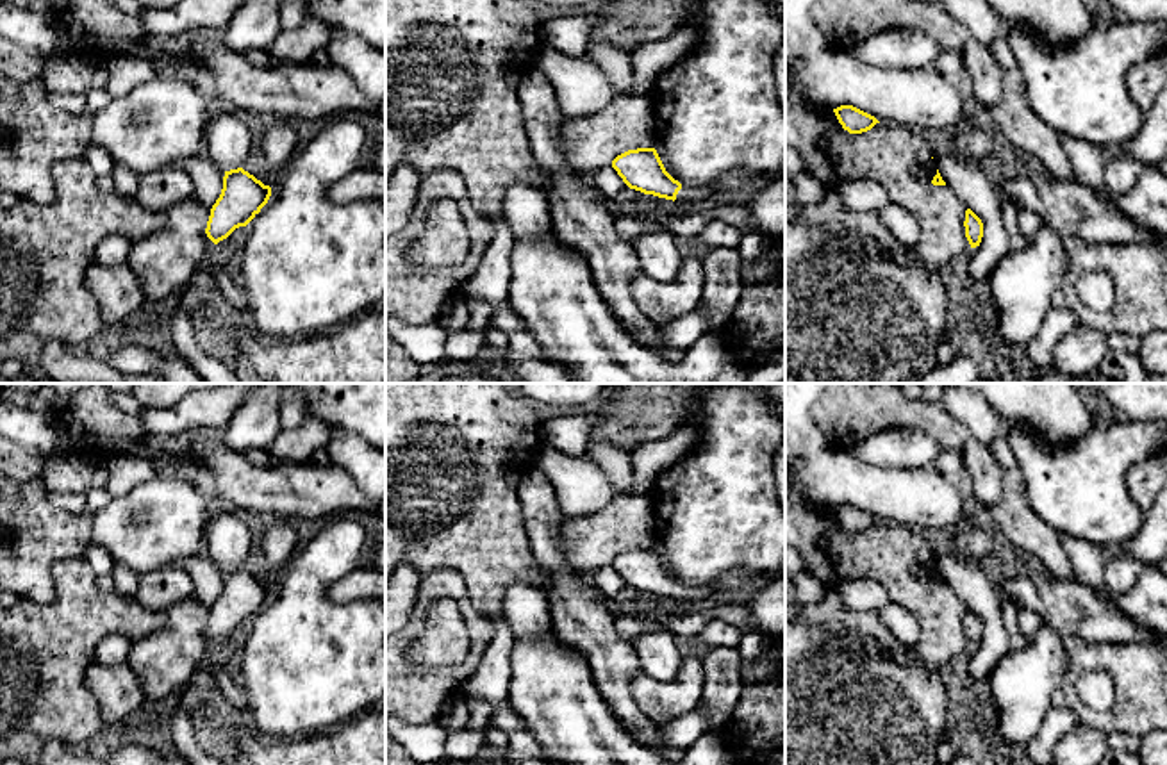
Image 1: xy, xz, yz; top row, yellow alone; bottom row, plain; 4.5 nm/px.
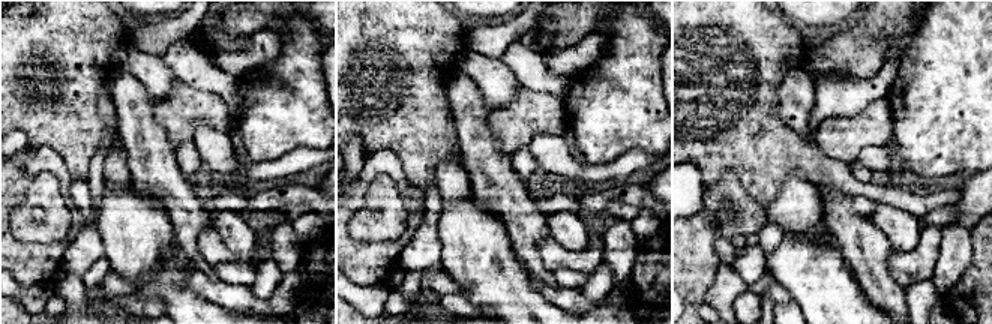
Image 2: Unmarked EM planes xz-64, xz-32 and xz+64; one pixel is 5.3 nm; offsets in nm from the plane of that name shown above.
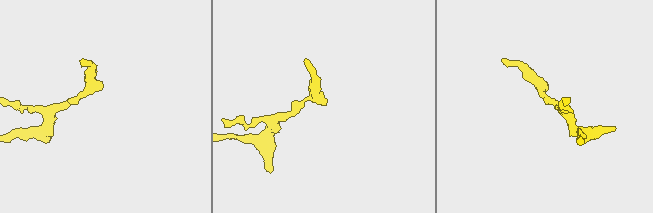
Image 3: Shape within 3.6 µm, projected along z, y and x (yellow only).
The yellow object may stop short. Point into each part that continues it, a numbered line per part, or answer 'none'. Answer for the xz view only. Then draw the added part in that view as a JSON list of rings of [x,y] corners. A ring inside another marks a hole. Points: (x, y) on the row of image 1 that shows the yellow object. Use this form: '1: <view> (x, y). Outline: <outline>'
1: xz (739, 177). Outline: [[[735,169],[732,173],[723,175],[712,184],[682,185],[682,189],[676,194],[676,200],[678,202],[705,200],[710,198],[714,193],[739,189],[753,180],[755,177],[751,173],[744,169]]]

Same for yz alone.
none

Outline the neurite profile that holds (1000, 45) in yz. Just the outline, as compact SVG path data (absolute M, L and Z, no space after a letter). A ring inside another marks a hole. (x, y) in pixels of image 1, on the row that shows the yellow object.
M1006 27L999 29L989 46L1005 71L1017 68L1012 46L1008 43Z

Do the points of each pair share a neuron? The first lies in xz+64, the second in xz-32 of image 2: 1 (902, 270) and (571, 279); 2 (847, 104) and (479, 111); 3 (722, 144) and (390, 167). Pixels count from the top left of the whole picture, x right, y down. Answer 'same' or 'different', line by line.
1: different
2: different
3: different

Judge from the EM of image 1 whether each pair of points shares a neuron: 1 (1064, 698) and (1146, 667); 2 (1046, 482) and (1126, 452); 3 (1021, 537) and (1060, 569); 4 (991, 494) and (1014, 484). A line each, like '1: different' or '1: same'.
1: same
2: same
3: same
4: different

